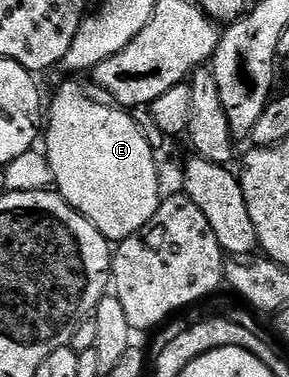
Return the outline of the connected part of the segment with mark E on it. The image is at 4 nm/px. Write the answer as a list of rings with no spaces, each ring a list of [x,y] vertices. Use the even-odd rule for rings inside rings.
[[[69,78],[66,84],[61,84],[57,88],[57,93],[53,96],[53,105],[48,105],[47,108],[47,124],[49,120],[49,129],[44,129],[43,132],[43,151],[45,157],[51,162],[51,174],[53,175],[53,182],[56,191],[63,199],[70,204],[73,209],[79,214],[83,214],[83,218],[87,218],[92,222],[100,232],[105,235],[105,239],[110,242],[120,242],[126,240],[131,234],[141,232],[143,226],[147,226],[147,222],[151,222],[151,218],[159,210],[161,201],[163,199],[163,191],[161,192],[161,180],[157,177],[157,160],[155,151],[148,145],[147,138],[144,137],[143,130],[133,121],[132,115],[126,109],[120,106],[114,106],[112,103],[100,104],[97,100],[92,100],[91,97],[85,93],[85,88],[81,84],[76,84],[76,79]]]

